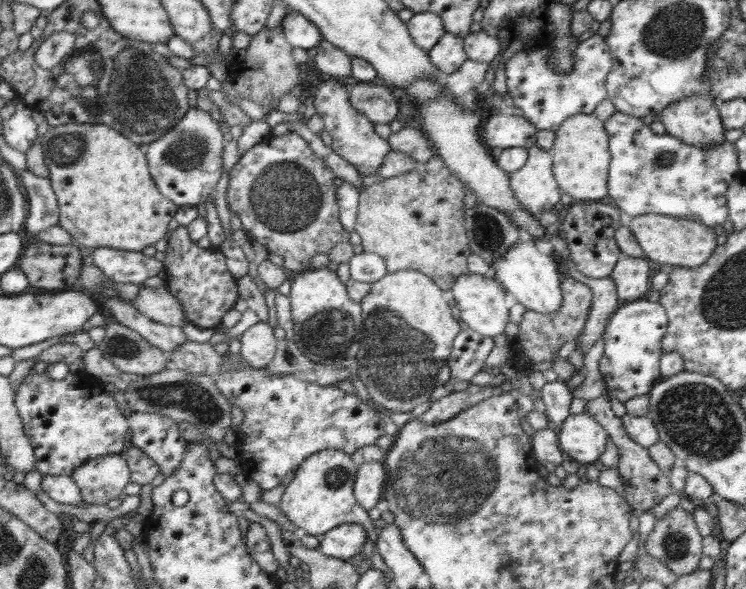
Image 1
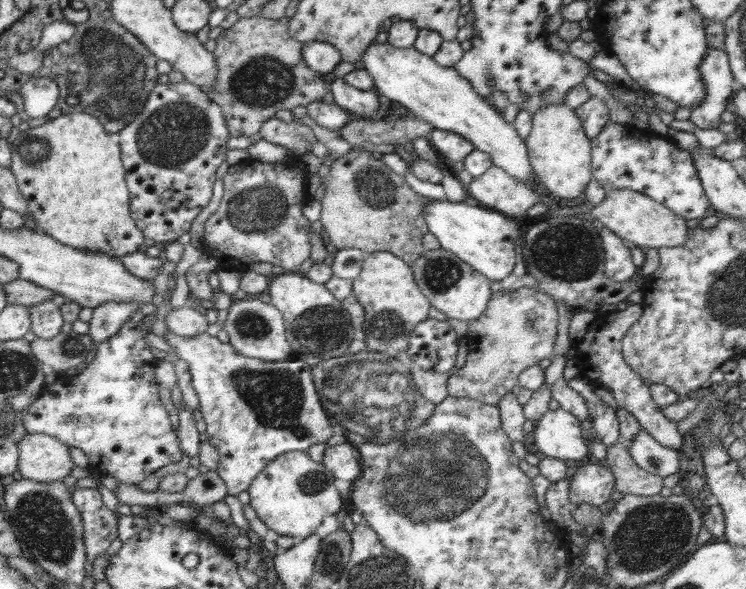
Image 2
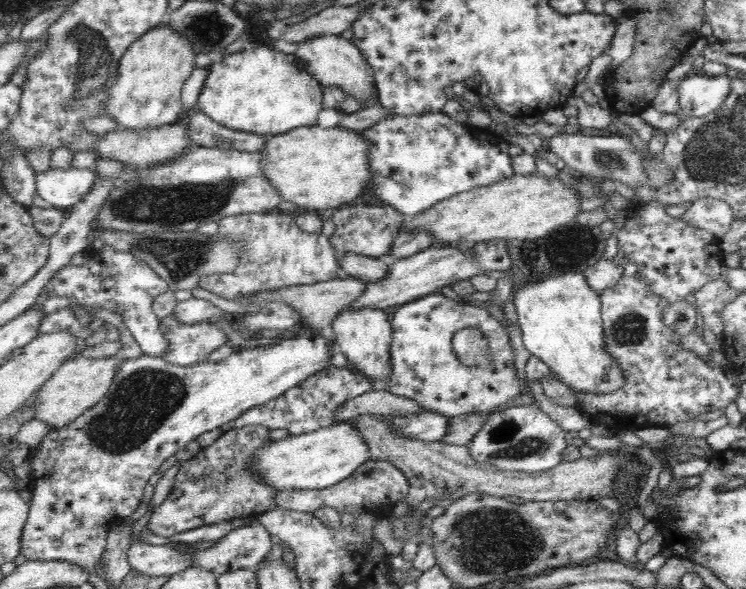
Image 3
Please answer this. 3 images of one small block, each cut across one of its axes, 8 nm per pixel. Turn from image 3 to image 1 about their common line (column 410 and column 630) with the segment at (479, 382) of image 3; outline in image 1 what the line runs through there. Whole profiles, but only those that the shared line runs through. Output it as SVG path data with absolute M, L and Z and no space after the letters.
M648 298L637 301L625 301L616 308L606 325L603 341L604 352L599 360L599 371L602 373L607 394L626 403L635 396L644 396L659 379L659 360L663 353L662 337L666 334L667 314L665 308Z

